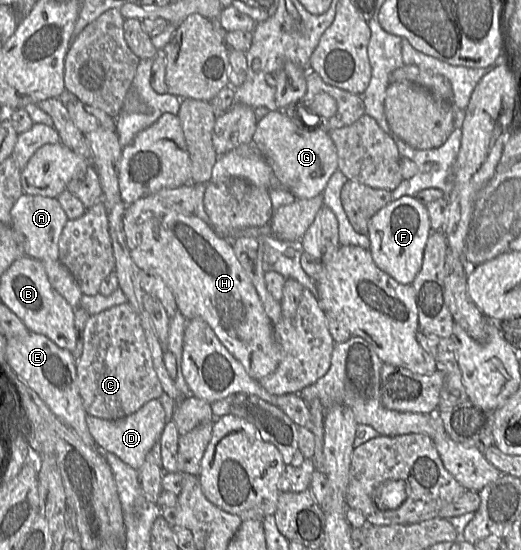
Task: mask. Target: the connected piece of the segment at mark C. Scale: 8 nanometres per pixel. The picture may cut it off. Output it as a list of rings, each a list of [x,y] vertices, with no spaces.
[[[129,302],[90,315],[82,339],[83,351],[76,361],[76,373],[87,414],[106,420],[121,419],[162,395],[144,330]]]

